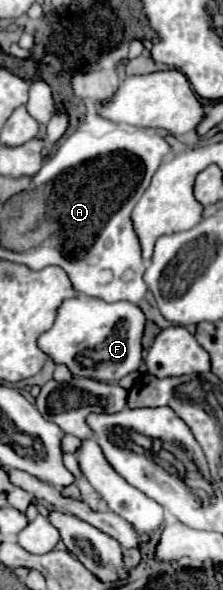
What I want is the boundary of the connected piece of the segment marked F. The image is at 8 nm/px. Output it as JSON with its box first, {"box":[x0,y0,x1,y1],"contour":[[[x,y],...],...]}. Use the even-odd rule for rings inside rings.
{"box":[37,294,145,382],"contour":[[[79,294],[61,302],[53,326],[39,334],[37,346],[55,364],[67,366],[73,376],[99,382],[119,382],[129,372],[135,372],[143,360],[141,338],[145,322],[145,312],[133,302],[121,300],[107,304],[101,298]]]}

